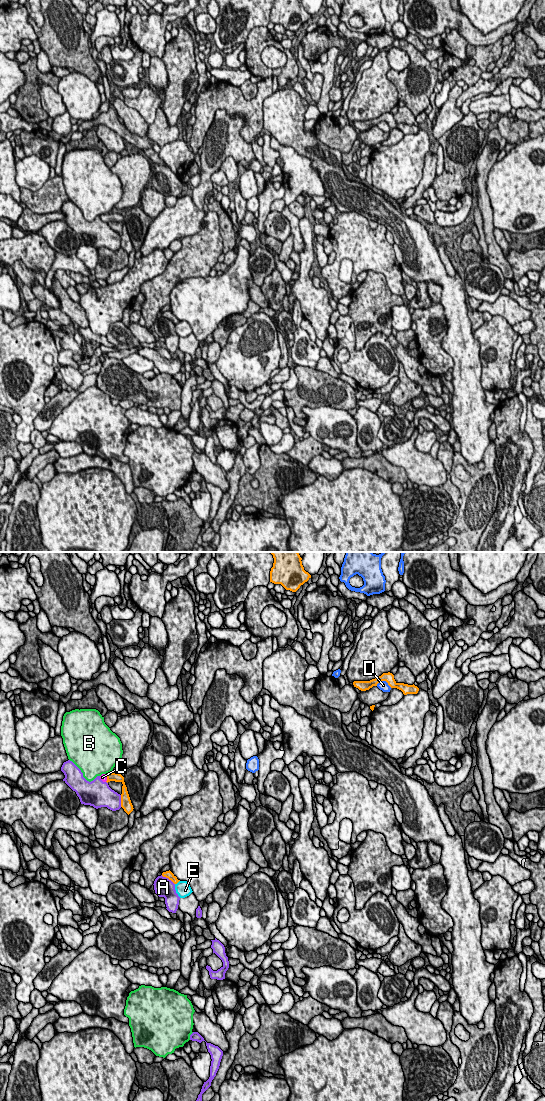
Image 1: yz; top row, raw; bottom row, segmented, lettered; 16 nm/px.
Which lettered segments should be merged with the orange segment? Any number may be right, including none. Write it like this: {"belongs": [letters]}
{"belongs": ["C"]}

